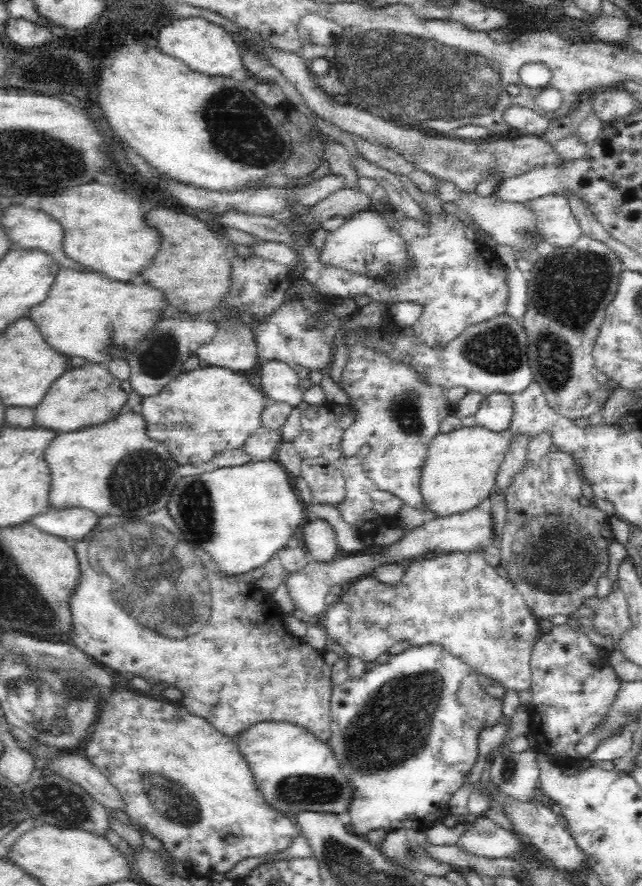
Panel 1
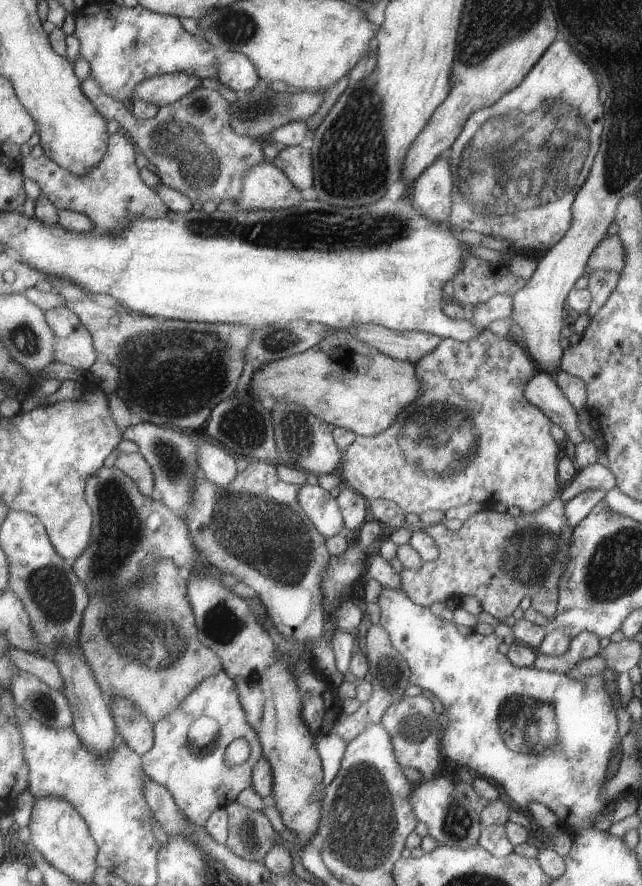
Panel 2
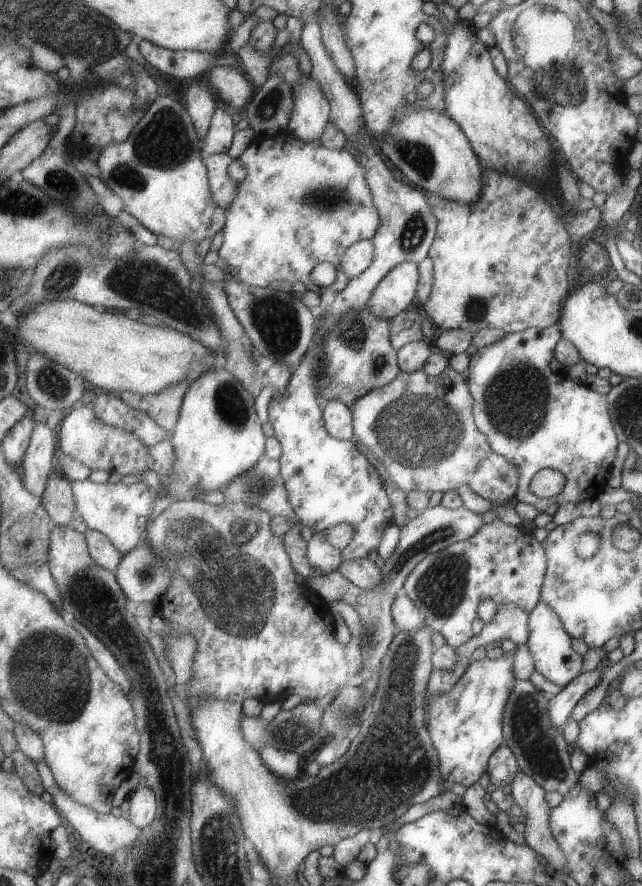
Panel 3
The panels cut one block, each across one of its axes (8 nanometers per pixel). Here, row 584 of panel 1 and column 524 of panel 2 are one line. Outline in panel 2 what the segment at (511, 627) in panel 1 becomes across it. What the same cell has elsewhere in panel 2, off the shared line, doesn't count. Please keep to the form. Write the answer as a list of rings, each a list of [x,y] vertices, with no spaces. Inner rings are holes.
[[[489,328],[466,341],[445,337],[434,351],[429,352],[414,364],[422,388],[420,397],[403,408],[389,428],[378,435],[358,435],[355,442],[352,442],[350,447],[343,452],[341,478],[344,478],[346,485],[352,486],[357,492],[368,498],[370,503],[377,499],[389,499],[397,502],[406,513],[413,512],[417,515],[431,509],[447,512],[449,508],[460,507],[472,502],[483,503],[485,508],[491,508],[496,503],[503,504],[506,508],[517,506],[521,513],[532,513],[547,507],[559,496],[559,452],[561,452],[561,448],[559,448],[559,444],[555,443],[555,438],[551,436],[554,422],[546,412],[543,412],[526,397],[525,387],[541,370],[538,362],[530,355],[521,340],[518,341],[509,336],[497,336]]]

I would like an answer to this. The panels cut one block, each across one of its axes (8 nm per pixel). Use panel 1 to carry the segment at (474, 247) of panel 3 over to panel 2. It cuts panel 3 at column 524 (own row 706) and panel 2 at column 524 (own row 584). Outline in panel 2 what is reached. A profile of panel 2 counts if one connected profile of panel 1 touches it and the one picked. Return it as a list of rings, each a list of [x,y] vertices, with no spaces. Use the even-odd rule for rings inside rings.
[[[556,40],[517,88],[493,106],[472,114],[447,155],[456,182],[449,228],[453,232],[474,230],[502,238],[516,253],[528,258],[539,248],[547,248],[547,252],[556,247],[572,227],[577,191],[588,178],[599,150],[603,108],[597,98],[597,84],[596,76],[571,44]]]

